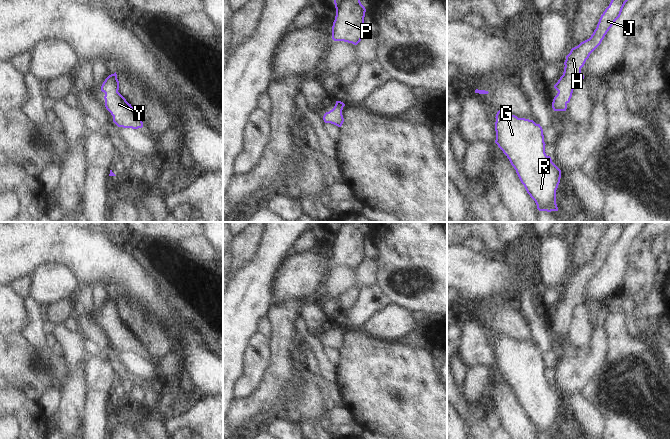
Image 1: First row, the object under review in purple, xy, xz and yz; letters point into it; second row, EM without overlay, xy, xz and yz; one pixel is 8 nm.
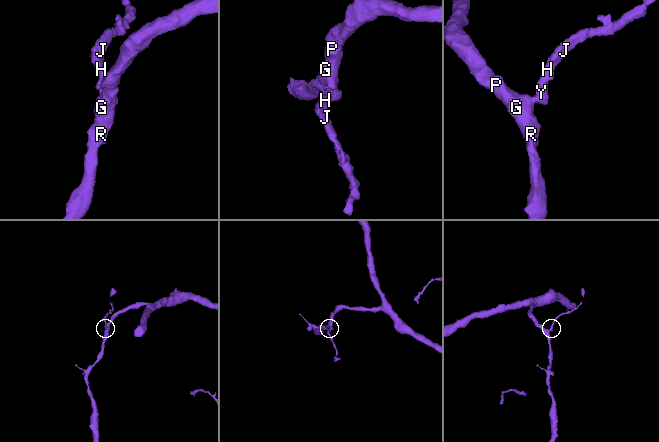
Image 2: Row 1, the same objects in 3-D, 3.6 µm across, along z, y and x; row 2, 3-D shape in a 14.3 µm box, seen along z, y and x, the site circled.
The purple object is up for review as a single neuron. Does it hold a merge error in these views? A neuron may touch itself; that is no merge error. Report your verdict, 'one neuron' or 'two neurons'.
one neuron

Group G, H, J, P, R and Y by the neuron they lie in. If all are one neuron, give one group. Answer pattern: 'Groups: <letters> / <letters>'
Groups: G H J P R Y

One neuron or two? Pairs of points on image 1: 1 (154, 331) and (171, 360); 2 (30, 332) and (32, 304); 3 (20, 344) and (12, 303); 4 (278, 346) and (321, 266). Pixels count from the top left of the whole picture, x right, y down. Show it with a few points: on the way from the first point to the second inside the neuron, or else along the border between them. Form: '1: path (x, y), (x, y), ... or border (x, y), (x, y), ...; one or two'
1: border (175, 350), (162, 358); two
2: path (34, 325), (34, 311); one
3: border (21, 332), (15, 332), (10, 335); two
4: border (301, 300), (288, 300), (278, 303); two

